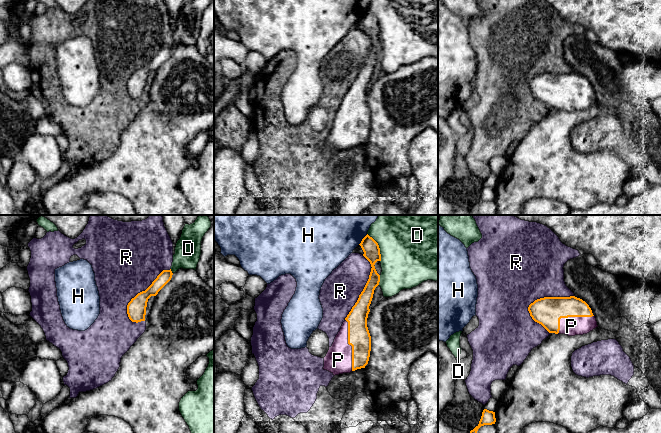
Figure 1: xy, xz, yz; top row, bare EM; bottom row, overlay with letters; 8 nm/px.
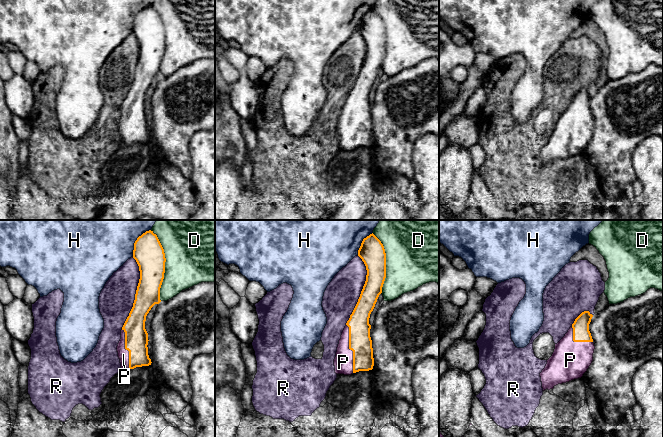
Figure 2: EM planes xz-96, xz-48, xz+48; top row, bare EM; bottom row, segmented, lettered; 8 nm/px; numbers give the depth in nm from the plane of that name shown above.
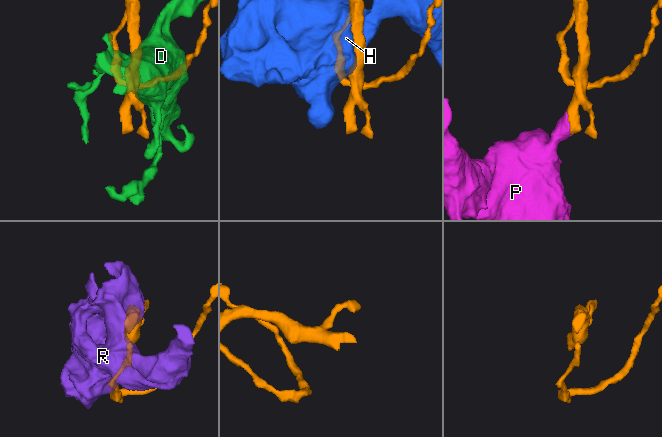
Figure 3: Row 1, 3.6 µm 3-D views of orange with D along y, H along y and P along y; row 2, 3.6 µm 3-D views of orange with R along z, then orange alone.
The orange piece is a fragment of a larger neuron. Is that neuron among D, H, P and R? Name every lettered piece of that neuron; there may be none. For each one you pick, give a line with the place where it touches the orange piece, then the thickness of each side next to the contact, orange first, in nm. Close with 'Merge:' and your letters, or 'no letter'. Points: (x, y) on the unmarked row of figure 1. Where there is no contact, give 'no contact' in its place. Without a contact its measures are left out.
P: xz (350, 120) | 180/220 nm
Merge: P

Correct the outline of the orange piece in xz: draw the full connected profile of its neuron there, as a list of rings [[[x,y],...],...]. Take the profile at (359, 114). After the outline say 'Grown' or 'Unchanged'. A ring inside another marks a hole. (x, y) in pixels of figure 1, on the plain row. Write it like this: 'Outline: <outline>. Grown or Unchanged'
Outline: [[[368,10],[359,21],[372,44],[363,67],[324,133],[323,145],[334,152],[365,144],[370,133],[371,112],[367,103],[367,94],[374,66],[380,58],[380,51],[374,41],[377,37],[381,37],[381,30],[378,19]]]. Grown

